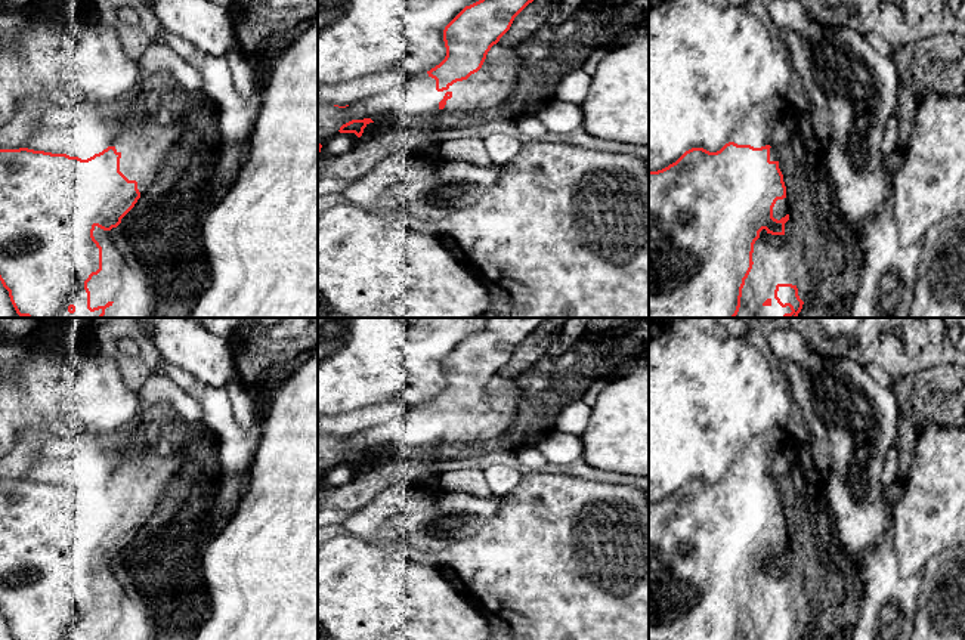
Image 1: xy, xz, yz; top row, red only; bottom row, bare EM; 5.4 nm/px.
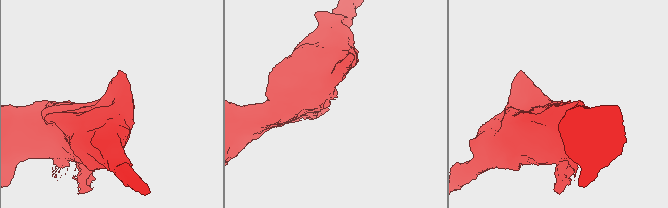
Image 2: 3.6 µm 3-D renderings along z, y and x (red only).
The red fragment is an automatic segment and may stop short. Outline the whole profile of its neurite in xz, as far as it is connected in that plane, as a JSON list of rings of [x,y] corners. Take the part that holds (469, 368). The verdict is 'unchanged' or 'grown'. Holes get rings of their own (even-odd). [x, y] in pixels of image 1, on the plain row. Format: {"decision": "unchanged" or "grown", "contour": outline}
{"decision": "grown", "contour": [[[488,318],[482,331],[466,337],[443,361],[446,378],[445,390],[427,402],[436,411],[436,421],[448,421],[454,414],[463,412],[460,426],[476,426],[482,432],[498,429],[494,435],[480,438],[485,445],[497,440],[513,426],[522,389],[513,378],[499,374],[499,370],[510,361],[514,349],[532,334],[547,318]]]}

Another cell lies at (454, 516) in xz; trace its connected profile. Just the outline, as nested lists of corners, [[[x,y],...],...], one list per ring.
[[[440,492],[427,510],[403,517],[400,537],[421,553],[439,553],[448,544],[480,531],[498,513],[501,500],[463,492]]]

